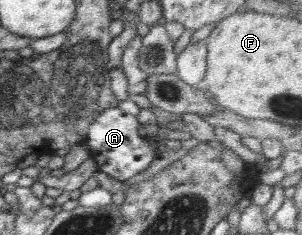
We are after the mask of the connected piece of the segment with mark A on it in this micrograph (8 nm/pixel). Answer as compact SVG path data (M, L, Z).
M118 107L106 109L98 115L98 118L88 129L85 143L88 146L90 158L94 159L99 171L104 171L104 173L123 183L137 173L148 170L158 154L138 134L138 129L137 117L128 115Z

